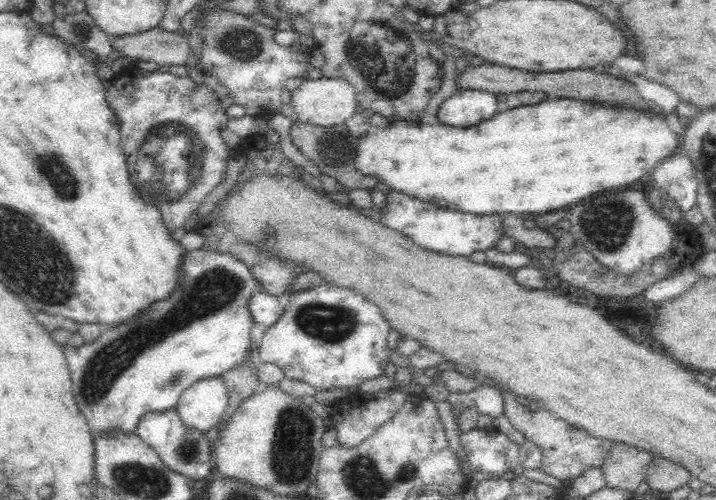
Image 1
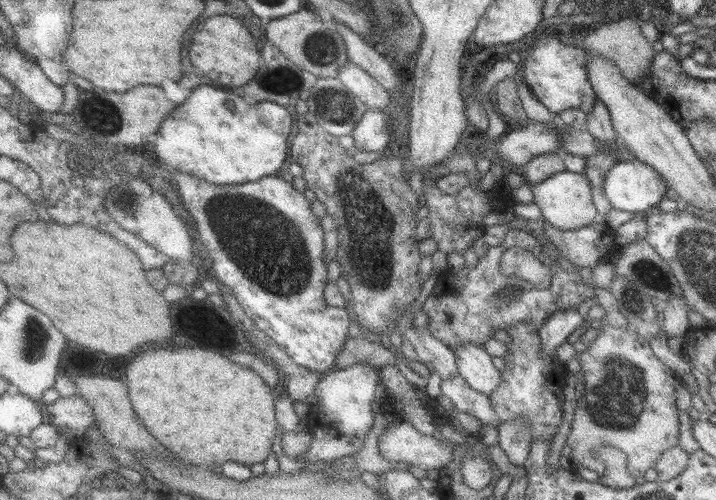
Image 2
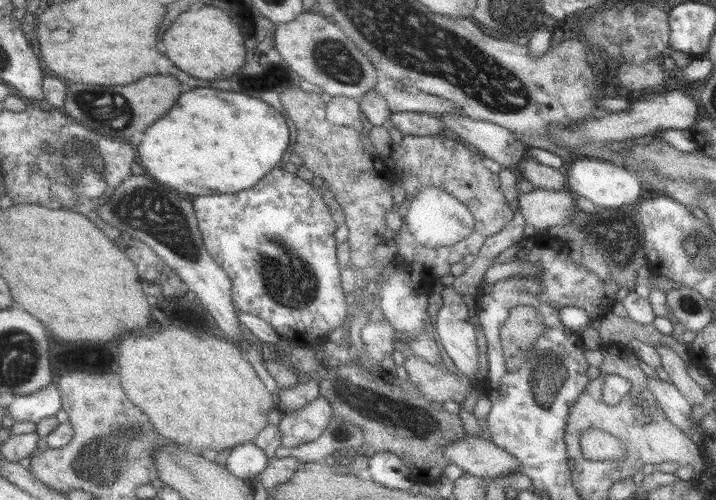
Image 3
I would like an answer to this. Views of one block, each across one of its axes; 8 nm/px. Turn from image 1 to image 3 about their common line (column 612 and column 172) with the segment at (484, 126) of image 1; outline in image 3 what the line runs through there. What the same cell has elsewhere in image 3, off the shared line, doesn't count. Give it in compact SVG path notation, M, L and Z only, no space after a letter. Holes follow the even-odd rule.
M195 88L193 92L183 94L179 104L175 104L163 120L157 120L147 130L147 136L139 146L141 166L145 166L147 172L159 182L181 190L181 194L193 194L195 198L245 192L261 184L265 176L281 166L281 158L291 144L291 130L285 118L287 116L281 110L253 96L215 88Z

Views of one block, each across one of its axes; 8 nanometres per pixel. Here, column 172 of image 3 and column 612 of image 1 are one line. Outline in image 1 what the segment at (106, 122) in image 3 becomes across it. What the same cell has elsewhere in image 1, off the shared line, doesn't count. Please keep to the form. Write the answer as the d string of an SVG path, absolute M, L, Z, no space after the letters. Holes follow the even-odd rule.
M482 64L478 68L466 68L464 74L458 74L458 88L478 88L478 90L488 90L496 94L514 94L514 92L544 92L548 98L554 100L564 100L564 98L574 98L574 100L592 100L610 108L628 108L628 110L638 110L638 112L654 112L656 116L666 118L666 110L660 108L652 100L644 100L636 84L618 78L618 76L608 76L608 74L596 74L594 70L564 70L564 72L520 72L514 68L502 68L502 66L490 66Z

